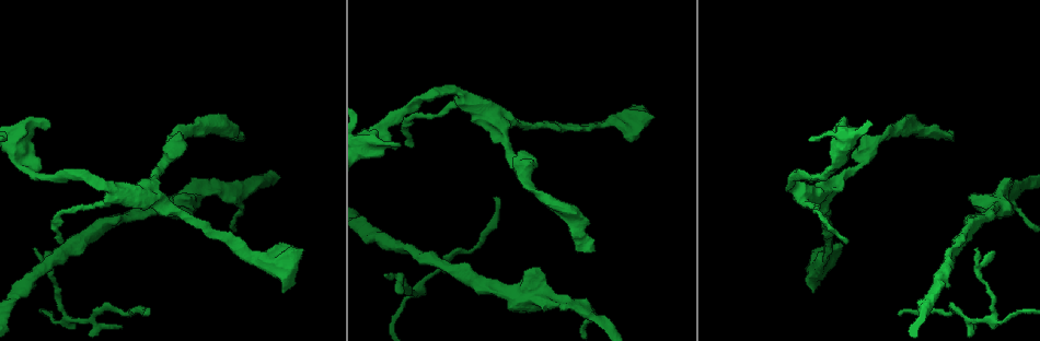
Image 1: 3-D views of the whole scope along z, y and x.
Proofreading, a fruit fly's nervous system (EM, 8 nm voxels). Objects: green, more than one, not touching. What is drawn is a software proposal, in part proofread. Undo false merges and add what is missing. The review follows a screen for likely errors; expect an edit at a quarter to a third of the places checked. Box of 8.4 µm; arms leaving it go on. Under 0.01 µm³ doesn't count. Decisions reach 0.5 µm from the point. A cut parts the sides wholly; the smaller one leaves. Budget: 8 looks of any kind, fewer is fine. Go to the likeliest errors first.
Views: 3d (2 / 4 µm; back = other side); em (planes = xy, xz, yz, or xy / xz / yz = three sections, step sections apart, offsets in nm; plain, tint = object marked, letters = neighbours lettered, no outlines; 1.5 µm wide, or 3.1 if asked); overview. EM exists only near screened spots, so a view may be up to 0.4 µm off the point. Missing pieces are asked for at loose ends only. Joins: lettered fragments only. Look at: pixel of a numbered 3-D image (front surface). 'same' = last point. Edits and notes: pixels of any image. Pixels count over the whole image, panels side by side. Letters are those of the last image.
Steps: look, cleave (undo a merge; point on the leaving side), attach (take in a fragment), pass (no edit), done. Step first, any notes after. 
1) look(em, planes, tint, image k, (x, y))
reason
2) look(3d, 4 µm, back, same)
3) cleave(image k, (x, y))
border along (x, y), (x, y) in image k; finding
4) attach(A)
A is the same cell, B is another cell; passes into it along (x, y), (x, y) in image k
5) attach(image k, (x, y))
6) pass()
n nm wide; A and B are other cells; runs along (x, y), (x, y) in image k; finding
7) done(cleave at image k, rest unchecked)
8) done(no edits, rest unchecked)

look(em, planes, letters, image 1, (240, 139))
free end

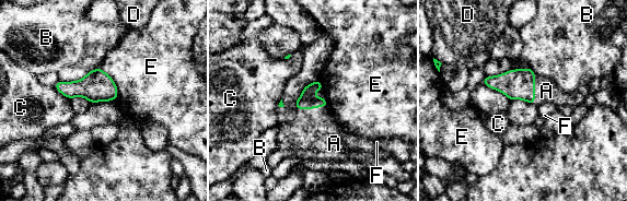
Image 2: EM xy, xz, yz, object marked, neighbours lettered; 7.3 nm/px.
attach(A)
A is the same cell, B, C, D, E and F are other cells; passes into it along (306, 101), (311, 108), (318, 120) in image 2; it goes on there

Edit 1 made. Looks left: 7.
look(overview)
redraw

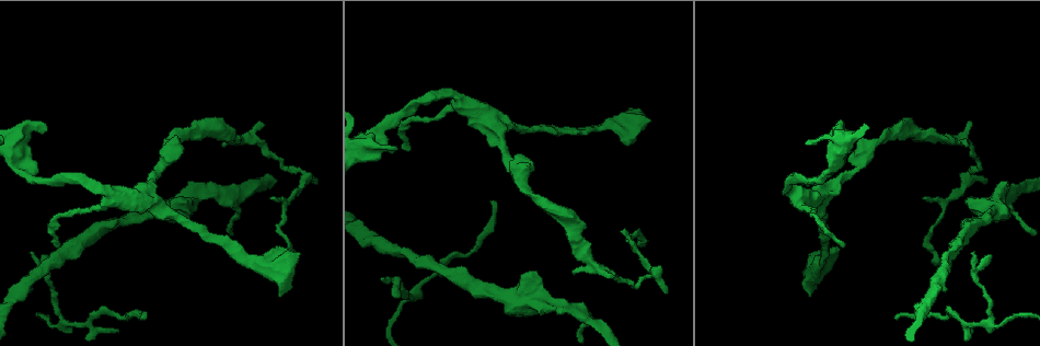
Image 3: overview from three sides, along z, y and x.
look(em, planes, tint, image 3, (896, 315))
tapers out

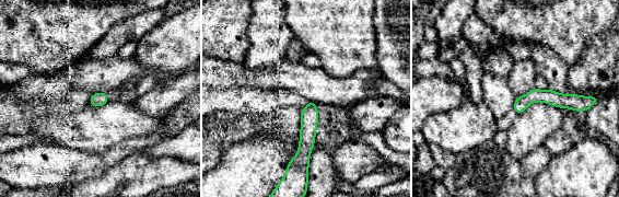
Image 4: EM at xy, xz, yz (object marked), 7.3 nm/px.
look(em, planes, letters, same)
what lies round it

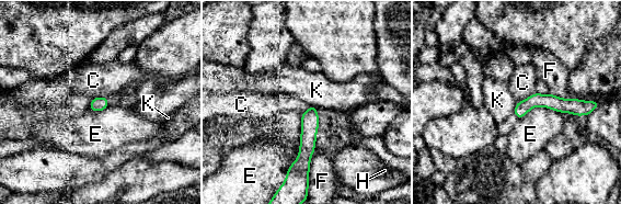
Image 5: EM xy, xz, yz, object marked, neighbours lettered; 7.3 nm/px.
pass()
E touches over 340 nm; C, E, F, H and K are other cells; border along (517, 102), (513, 113) in image 5; no lettered fragment goes on from it

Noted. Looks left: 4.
look(3d, 4 µm, image 3, (850, 175))
thin neck

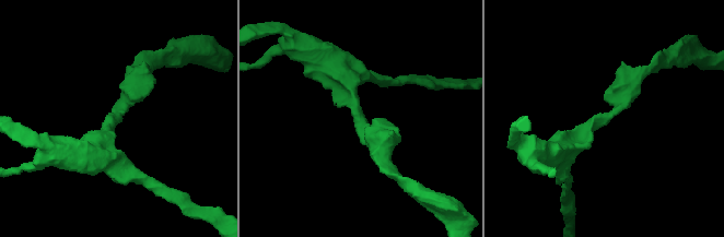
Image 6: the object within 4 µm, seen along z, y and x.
look(em, planes, tint, image 6, (113, 119))
shape alone is not enough

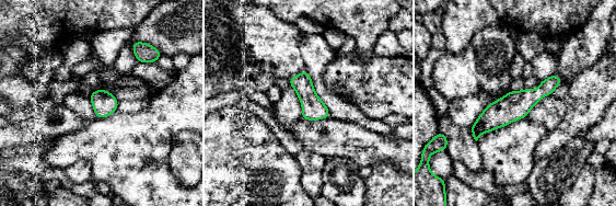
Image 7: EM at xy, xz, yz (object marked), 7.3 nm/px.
look(em, planes, letters, same)

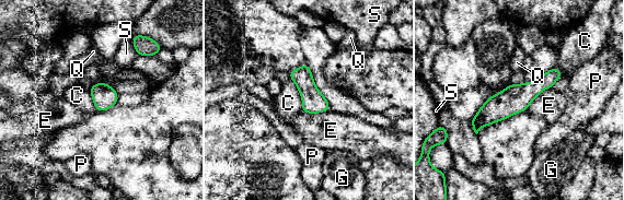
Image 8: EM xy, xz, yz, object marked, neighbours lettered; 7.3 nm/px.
pass()
C, E, G, P, Q and S are other cells; arms of 320, 340 nm; all the same neuron

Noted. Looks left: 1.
done(attach at image 2, rest unchecked)

